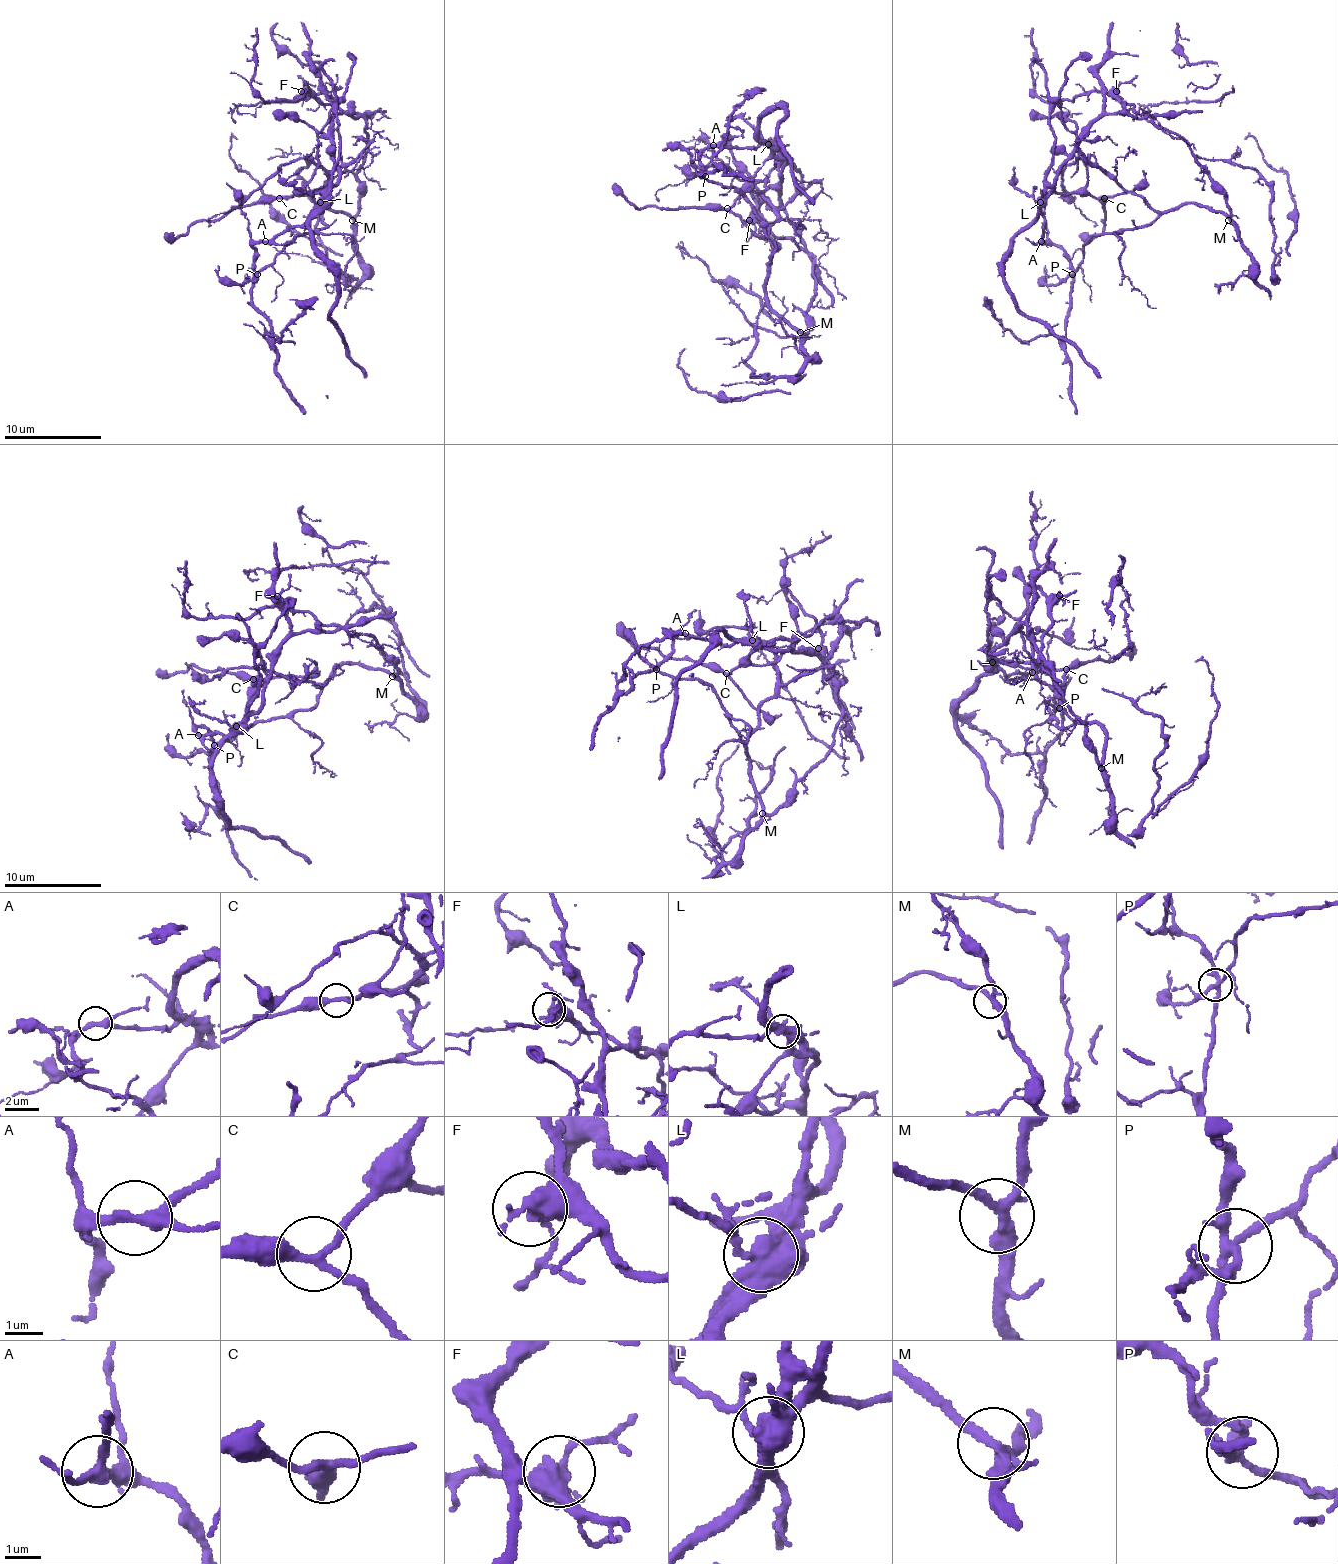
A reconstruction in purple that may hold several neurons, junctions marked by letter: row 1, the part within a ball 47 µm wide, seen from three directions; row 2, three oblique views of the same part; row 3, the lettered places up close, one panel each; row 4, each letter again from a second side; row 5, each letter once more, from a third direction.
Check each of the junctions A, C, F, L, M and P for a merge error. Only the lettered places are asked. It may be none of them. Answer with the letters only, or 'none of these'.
L, P

